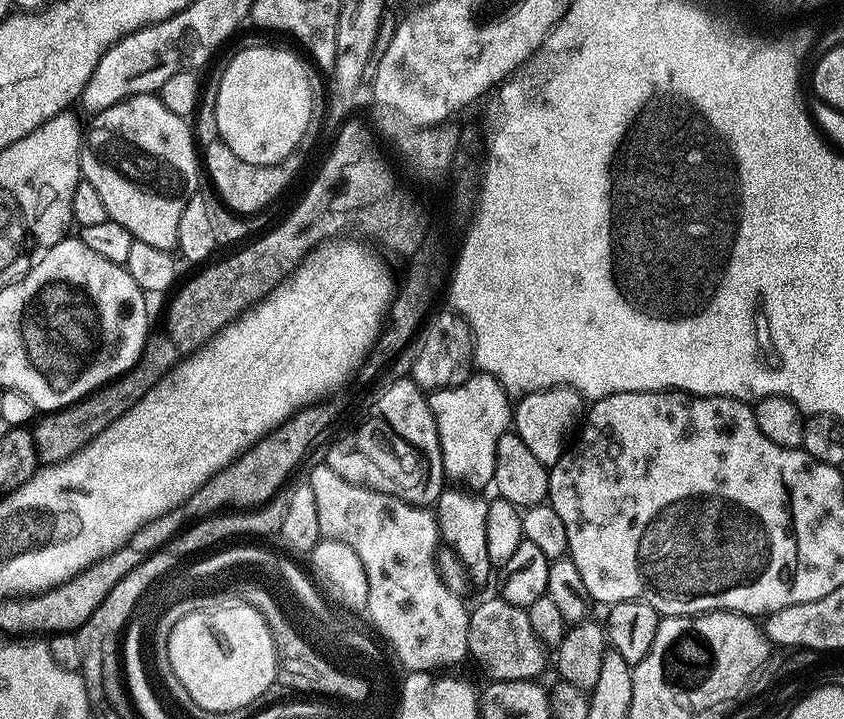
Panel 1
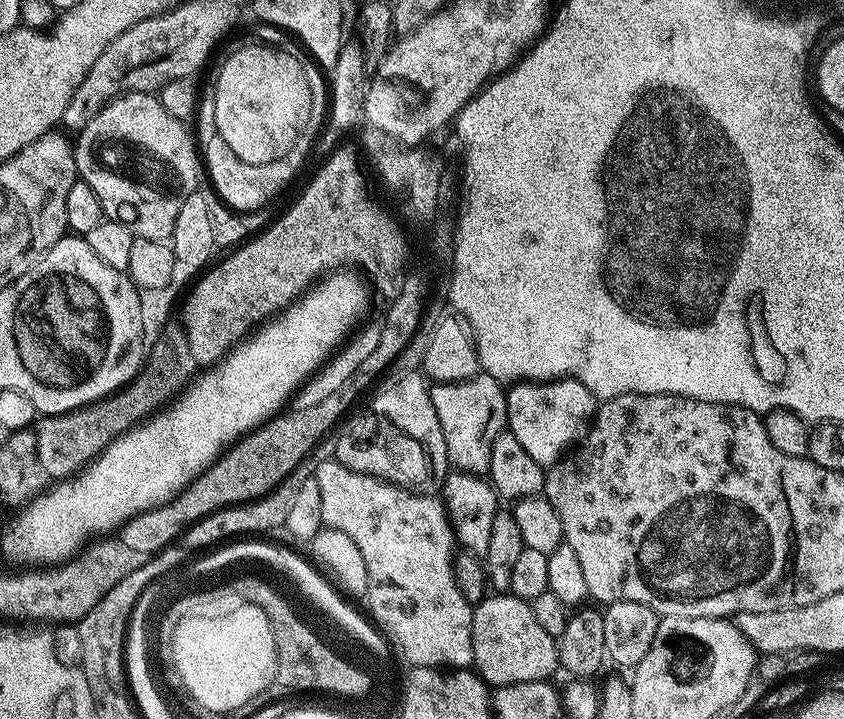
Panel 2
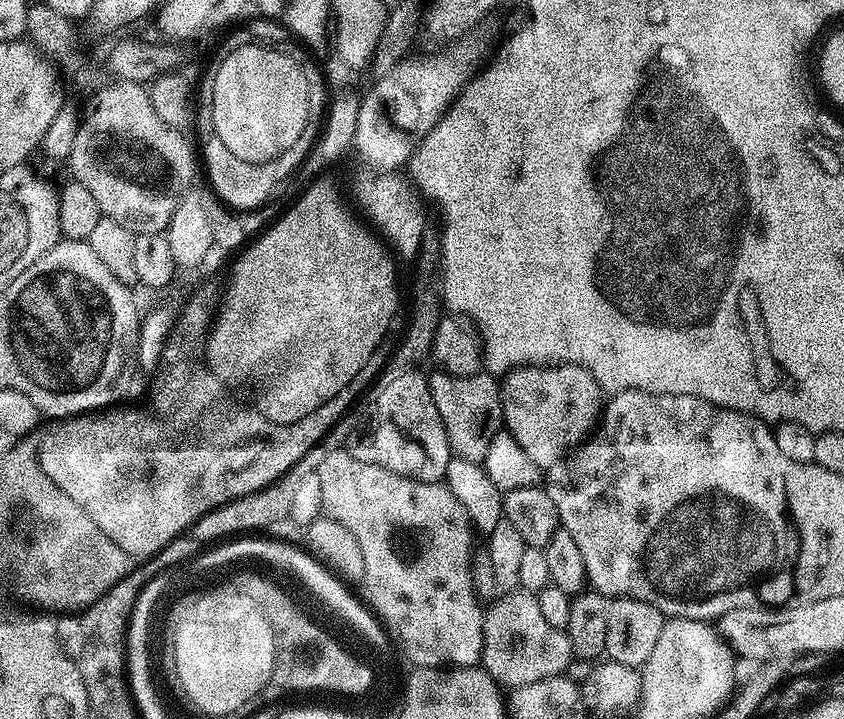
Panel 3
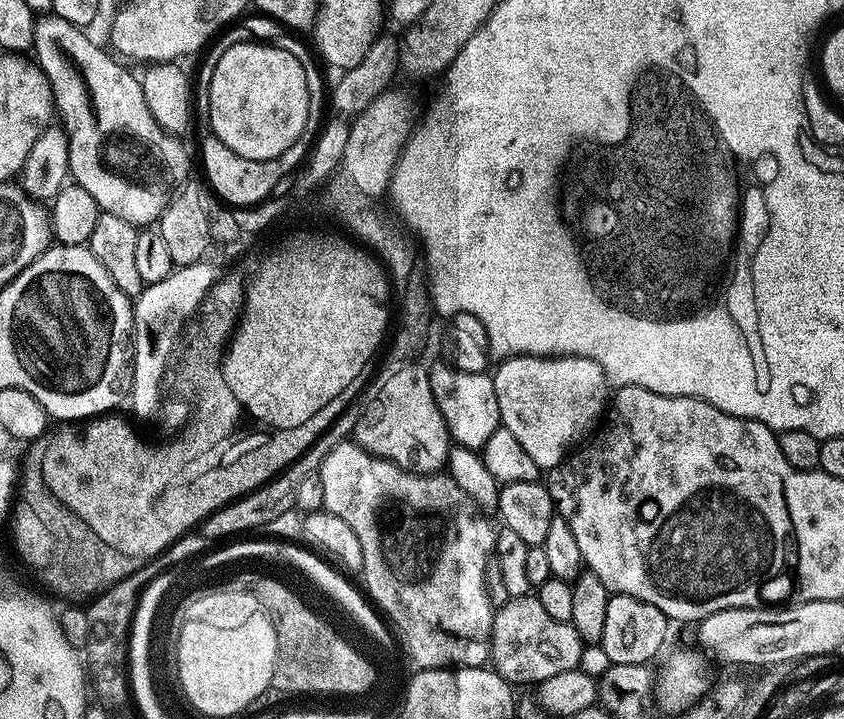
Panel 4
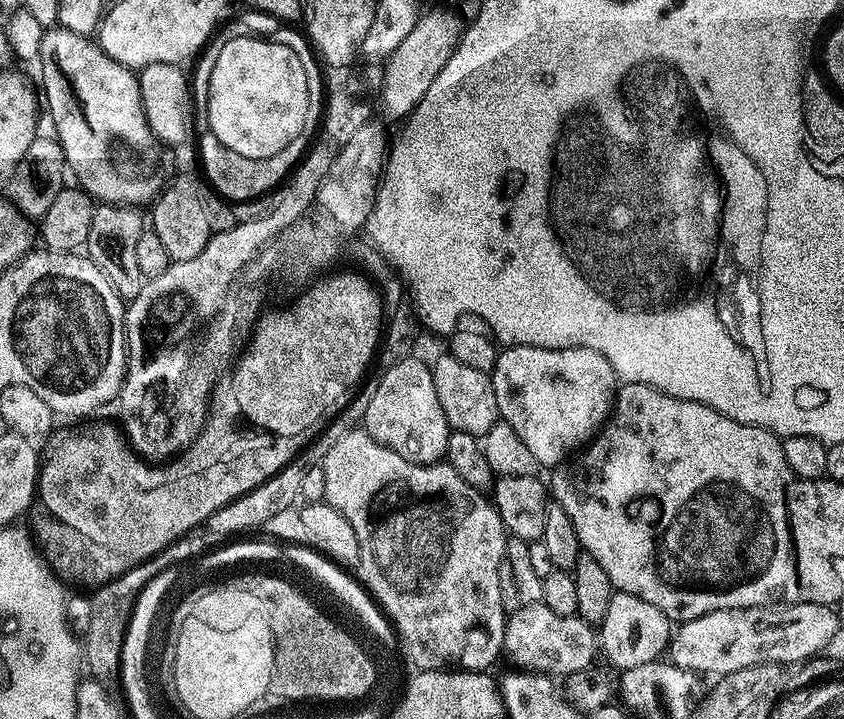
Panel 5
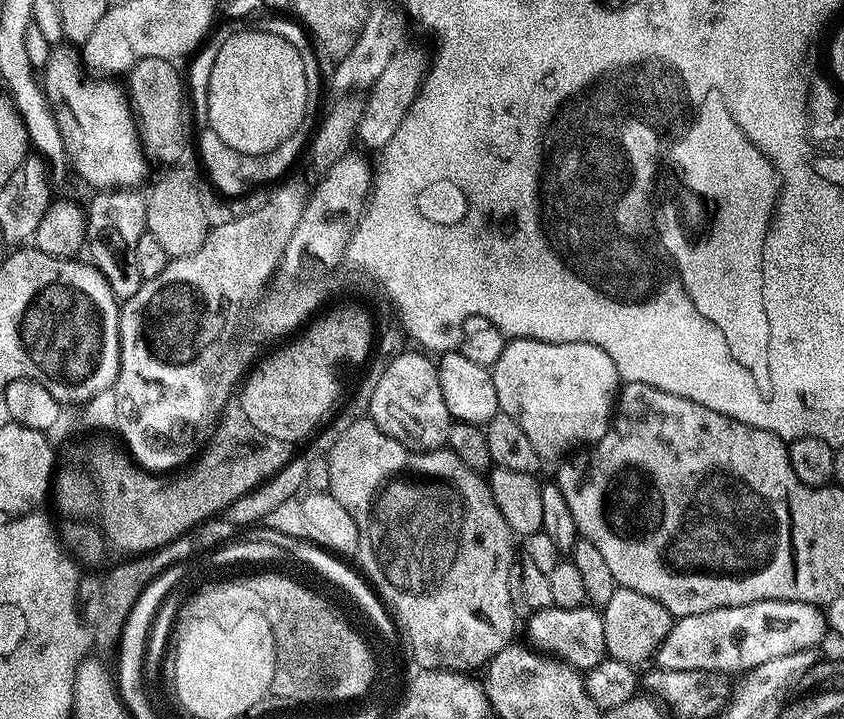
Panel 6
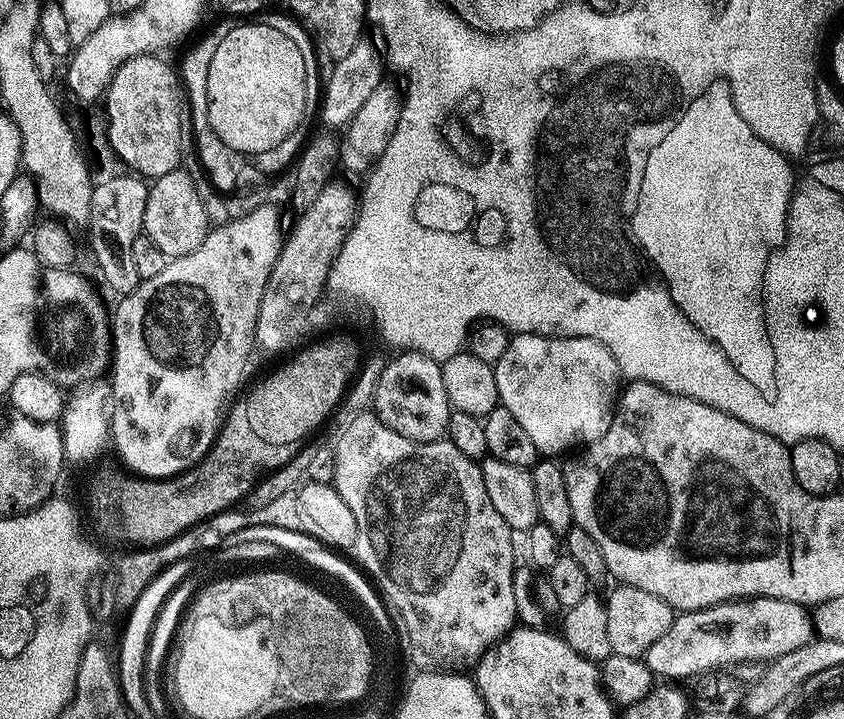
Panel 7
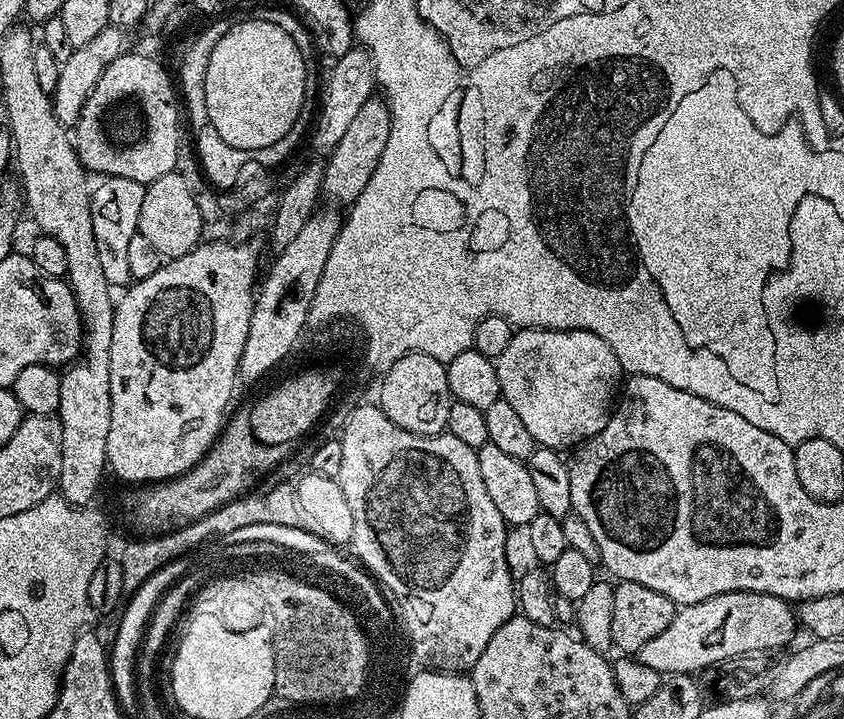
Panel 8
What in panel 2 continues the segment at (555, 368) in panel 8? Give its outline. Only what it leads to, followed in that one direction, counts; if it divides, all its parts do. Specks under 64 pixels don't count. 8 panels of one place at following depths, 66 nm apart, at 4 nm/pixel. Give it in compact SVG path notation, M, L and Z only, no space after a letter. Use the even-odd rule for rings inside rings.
M567 378L543 382L516 382L507 389L507 431L522 442L534 462L551 466L565 455L588 431L598 407L597 397L582 382Z

